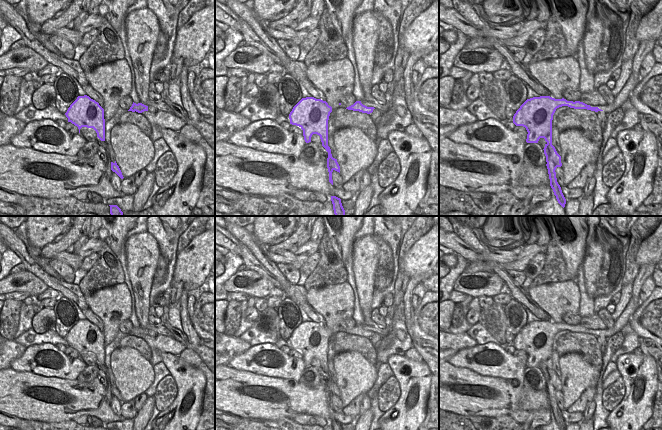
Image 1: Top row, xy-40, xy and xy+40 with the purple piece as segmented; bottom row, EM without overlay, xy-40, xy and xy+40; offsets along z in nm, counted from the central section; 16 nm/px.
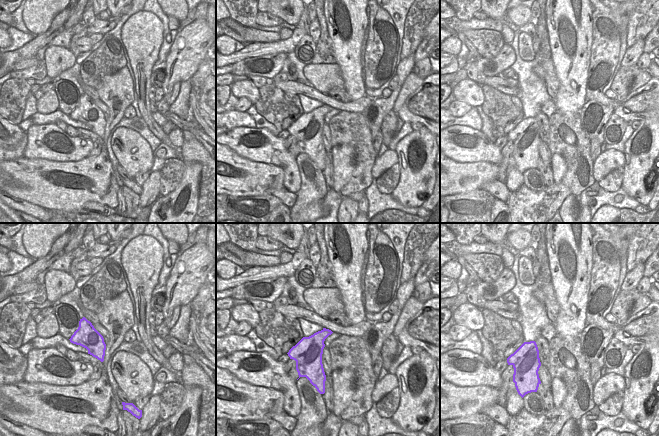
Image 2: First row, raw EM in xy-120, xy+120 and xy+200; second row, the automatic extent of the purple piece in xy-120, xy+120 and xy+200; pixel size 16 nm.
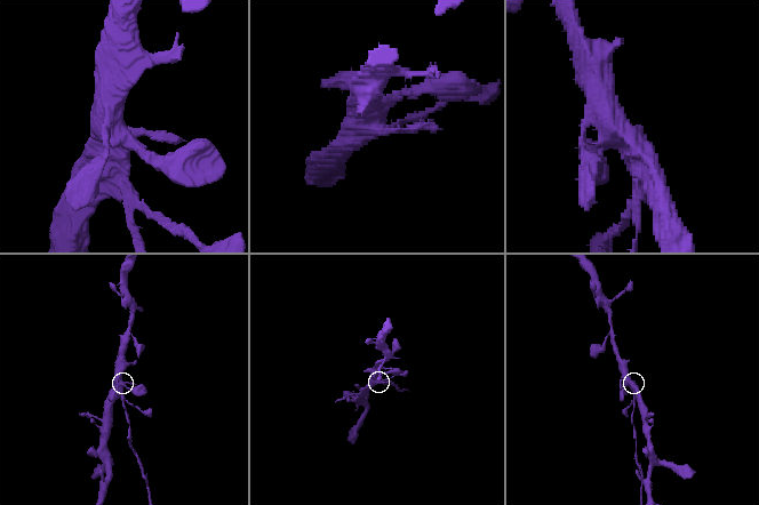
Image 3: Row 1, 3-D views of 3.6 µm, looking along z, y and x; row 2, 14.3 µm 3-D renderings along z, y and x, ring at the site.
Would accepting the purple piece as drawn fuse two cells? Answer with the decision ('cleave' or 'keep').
cleave

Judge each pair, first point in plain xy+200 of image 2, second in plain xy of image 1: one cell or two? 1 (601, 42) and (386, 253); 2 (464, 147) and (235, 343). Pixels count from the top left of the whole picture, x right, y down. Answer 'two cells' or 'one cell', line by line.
1: one cell
2: two cells

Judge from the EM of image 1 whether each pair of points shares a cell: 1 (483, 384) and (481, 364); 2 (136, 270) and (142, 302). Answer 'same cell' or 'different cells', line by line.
1: different cells
2: same cell

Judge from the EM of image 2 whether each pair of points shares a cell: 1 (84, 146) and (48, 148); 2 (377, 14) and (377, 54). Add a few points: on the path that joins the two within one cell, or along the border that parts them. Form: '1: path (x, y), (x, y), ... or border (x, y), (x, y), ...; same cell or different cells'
1: path (75, 149), (69, 153), (57, 152); same cell
2: path (372, 24), (372, 28), (377, 33), (377, 44); same cell

